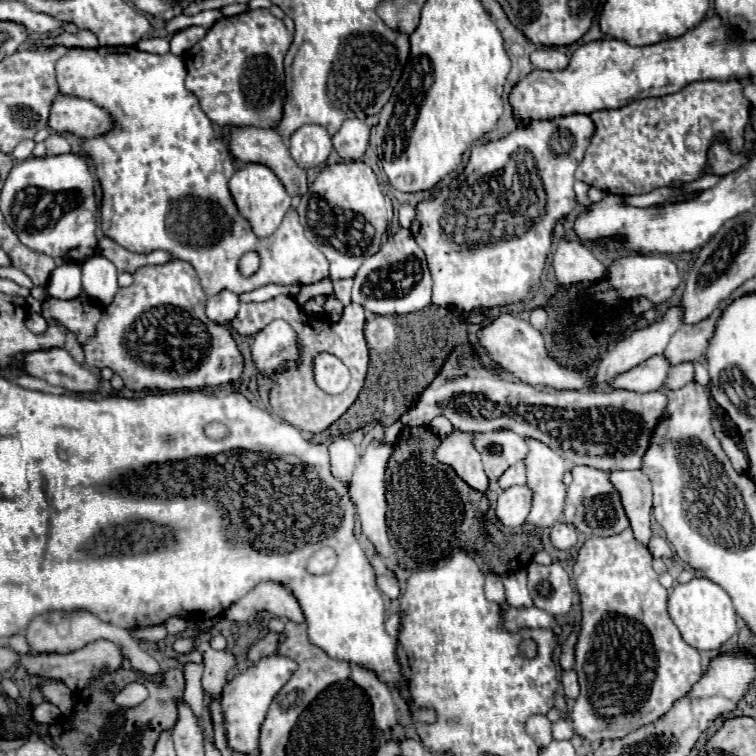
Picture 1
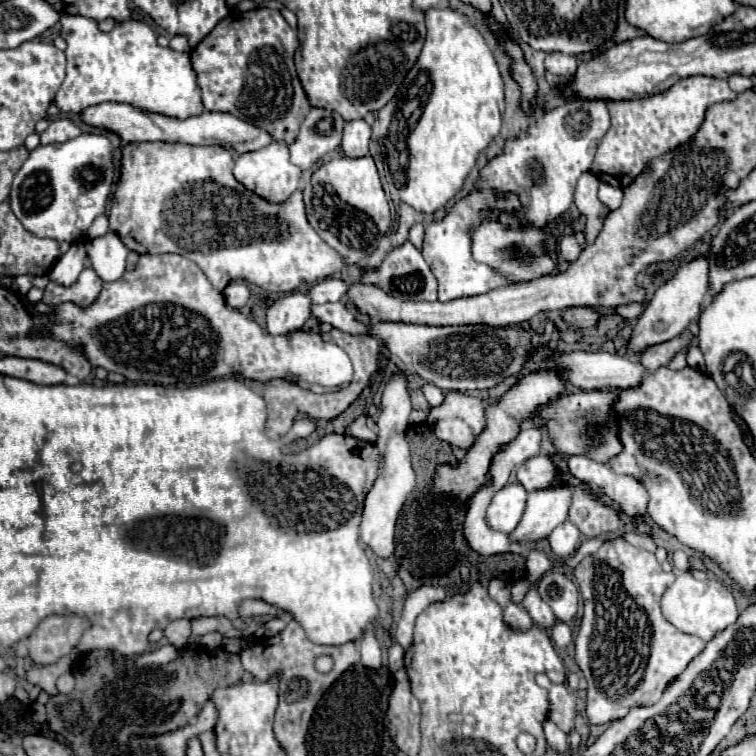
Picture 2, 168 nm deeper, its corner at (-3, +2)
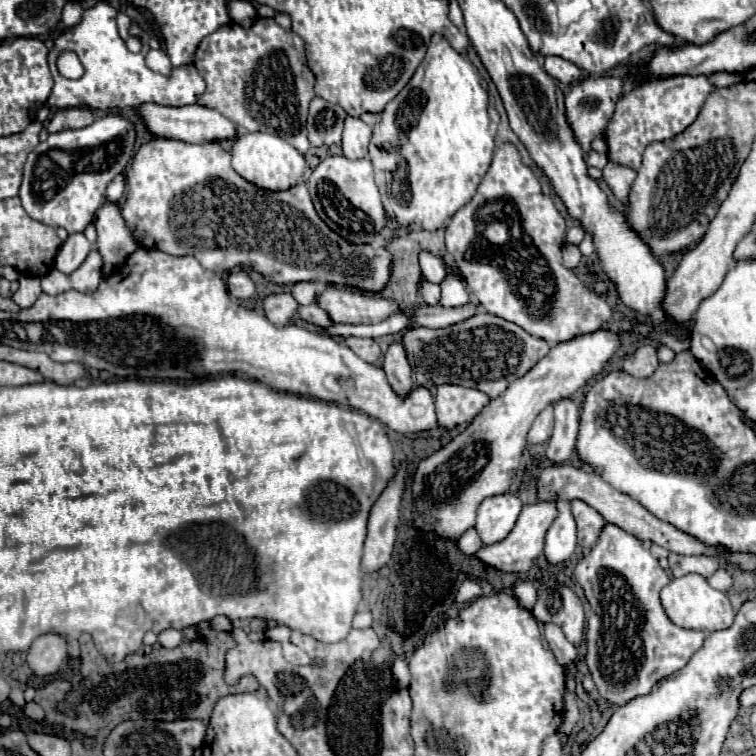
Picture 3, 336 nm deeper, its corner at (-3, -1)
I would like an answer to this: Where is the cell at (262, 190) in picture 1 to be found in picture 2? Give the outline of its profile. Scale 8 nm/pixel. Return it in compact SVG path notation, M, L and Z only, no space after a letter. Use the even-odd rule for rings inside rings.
M277 141L267 145L267 147L263 147L263 149L259 149L259 151L251 151L251 153L239 155L239 159L235 161L235 167L233 167L233 175L243 187L253 191L261 199L267 199L269 203L287 201L289 195L299 189L299 179L301 179L299 167L295 167L289 161L287 145L285 143L277 143Z

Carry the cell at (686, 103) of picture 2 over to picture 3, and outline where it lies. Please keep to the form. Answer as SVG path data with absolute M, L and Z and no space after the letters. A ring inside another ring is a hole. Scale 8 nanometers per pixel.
M679 74L645 80L629 94L623 94L615 106L615 112L605 132L609 158L613 162L637 170L641 166L641 154L645 146L655 140L669 140L679 132L683 132L689 124L693 124L711 90L713 86L709 84L707 76Z

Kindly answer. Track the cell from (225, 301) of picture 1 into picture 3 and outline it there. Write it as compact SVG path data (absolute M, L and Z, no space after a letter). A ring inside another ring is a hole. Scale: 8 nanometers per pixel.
M231 270L227 278L227 286L229 286L229 294L239 300L251 298L255 294L255 282L249 278L245 270Z

